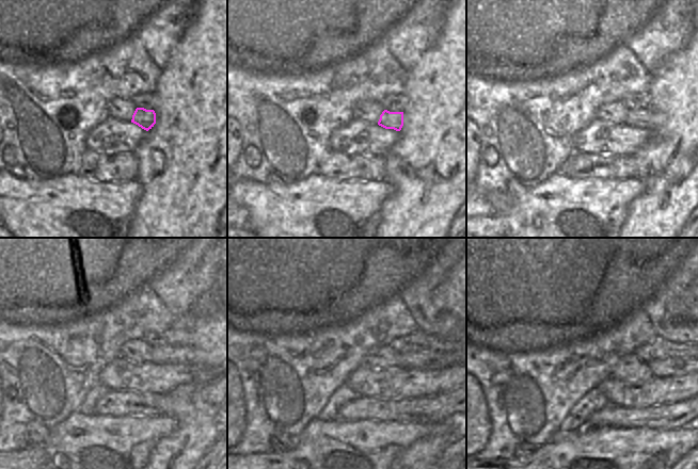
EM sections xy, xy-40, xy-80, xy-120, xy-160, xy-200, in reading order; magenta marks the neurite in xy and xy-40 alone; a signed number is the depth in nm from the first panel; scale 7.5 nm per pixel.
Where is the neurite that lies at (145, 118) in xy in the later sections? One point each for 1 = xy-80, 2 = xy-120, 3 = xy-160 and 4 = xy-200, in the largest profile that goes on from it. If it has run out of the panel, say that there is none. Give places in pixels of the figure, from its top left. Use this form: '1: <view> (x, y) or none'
1: xy-80 (646, 118)
2: xy-120 (173, 355)
3: xy-160 (424, 359)
4: xy-200 (666, 367)

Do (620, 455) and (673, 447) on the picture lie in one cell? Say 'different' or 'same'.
same

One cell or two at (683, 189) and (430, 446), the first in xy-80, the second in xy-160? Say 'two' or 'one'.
one

